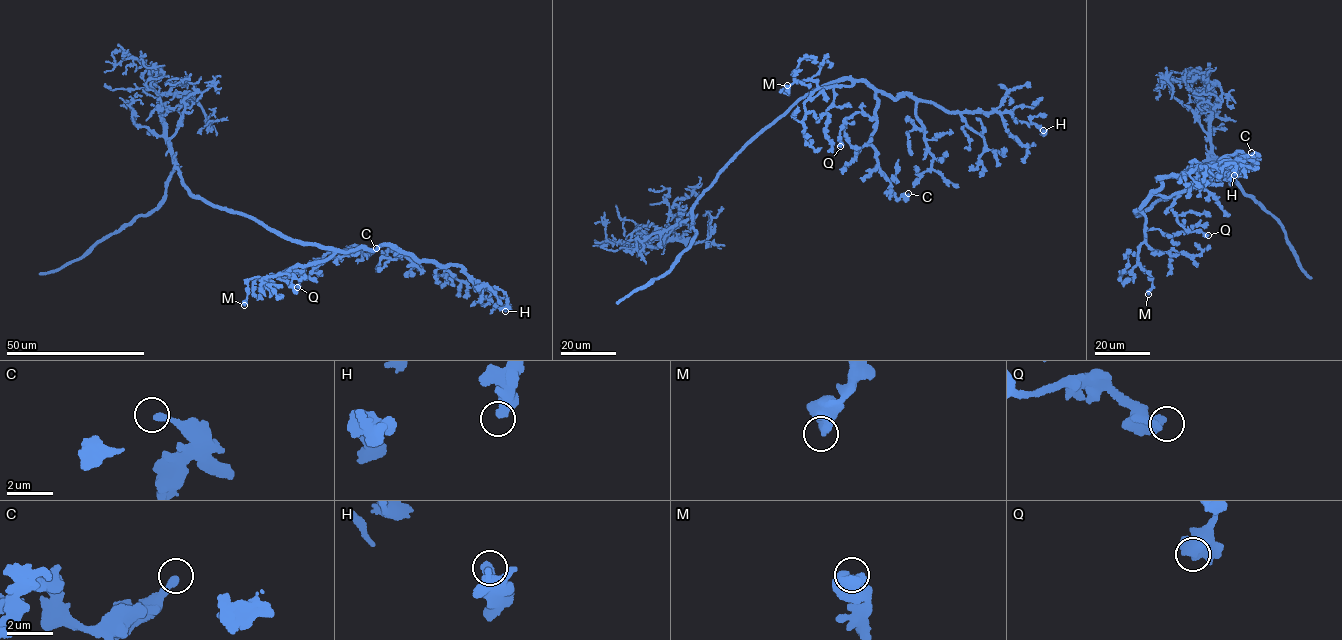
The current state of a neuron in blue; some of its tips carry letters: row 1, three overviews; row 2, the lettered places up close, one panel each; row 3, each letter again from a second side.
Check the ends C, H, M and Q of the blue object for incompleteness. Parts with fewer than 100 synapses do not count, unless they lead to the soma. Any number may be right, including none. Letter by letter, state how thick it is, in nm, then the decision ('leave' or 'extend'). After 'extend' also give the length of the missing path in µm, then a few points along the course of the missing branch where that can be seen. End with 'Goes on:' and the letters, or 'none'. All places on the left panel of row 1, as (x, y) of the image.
C: calibre 280 nm; leave
H: calibre 420 nm; leave
M: calibre 550 nm; leave
Q: calibre 600 nm; leave
Goes on: none

